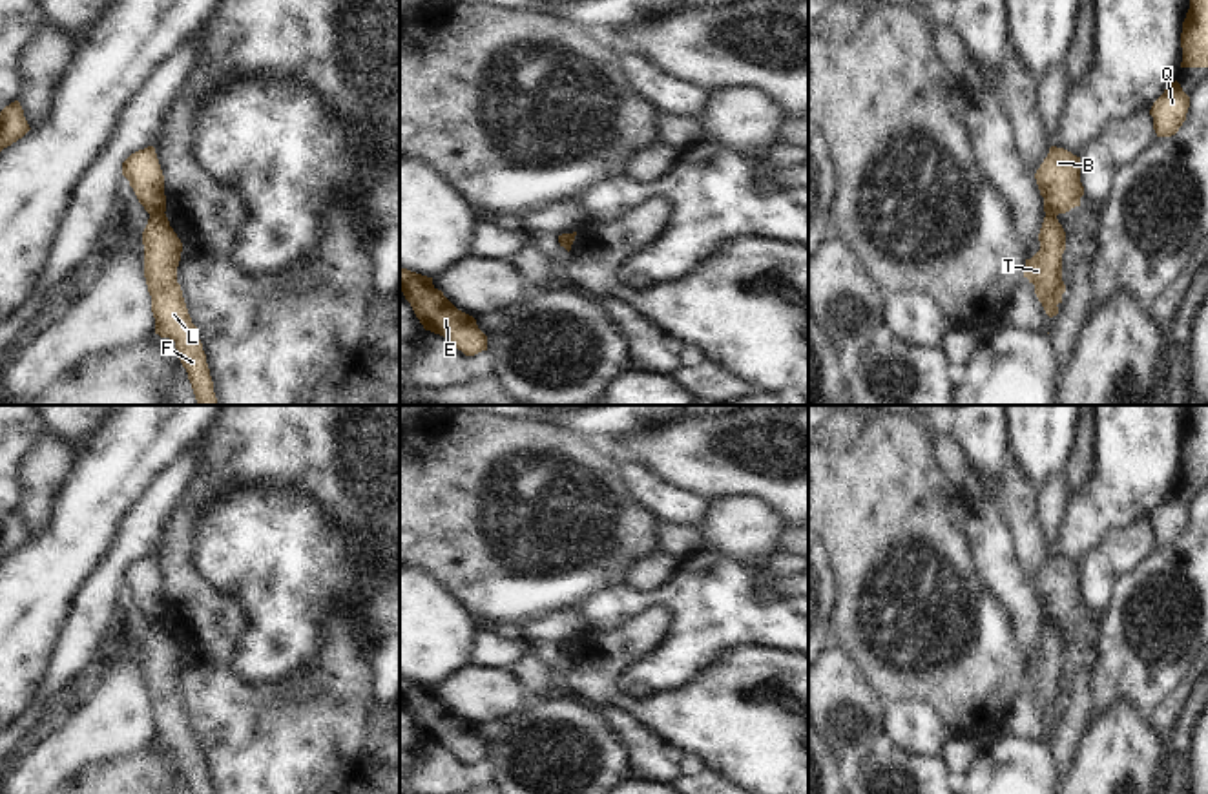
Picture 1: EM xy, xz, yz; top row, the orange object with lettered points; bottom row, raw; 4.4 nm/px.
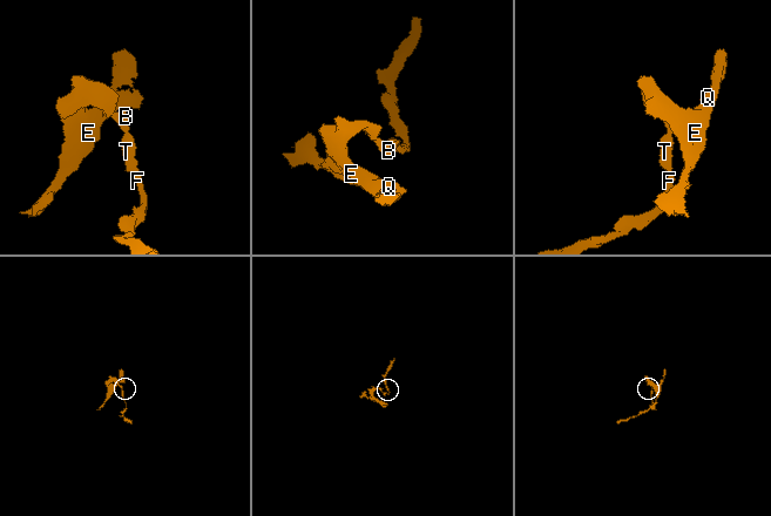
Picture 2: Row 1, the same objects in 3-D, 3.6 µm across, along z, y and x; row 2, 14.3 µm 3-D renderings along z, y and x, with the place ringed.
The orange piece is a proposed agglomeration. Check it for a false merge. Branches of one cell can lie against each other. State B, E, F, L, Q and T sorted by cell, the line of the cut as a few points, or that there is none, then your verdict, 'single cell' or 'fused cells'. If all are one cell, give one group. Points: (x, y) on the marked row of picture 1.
B E Q / F L T | xy (163, 212), (150, 216) | fused cells

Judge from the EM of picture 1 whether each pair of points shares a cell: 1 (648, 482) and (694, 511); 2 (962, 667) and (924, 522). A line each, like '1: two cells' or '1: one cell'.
1: one cell
2: one cell

